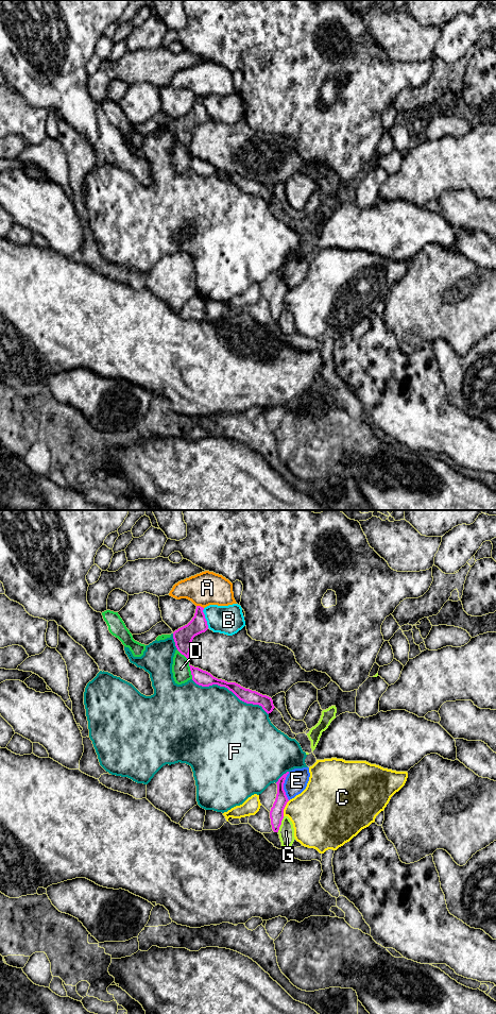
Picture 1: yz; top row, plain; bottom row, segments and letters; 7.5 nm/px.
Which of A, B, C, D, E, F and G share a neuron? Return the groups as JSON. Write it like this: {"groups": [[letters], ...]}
{"groups": [["A"], ["B"], ["C"], ["D"], ["E"], ["F"], ["G"]]}

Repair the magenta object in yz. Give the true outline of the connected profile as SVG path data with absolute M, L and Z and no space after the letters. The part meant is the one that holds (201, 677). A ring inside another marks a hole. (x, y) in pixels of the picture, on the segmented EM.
M189 663L192 680L202 687L209 687L212 685L218 685L220 687L225 687L232 691L240 700L246 704L259 705L269 714L275 708L271 697L262 695L256 691L245 689L236 682L227 682L222 679L213 677L210 673L203 671L199 667L194 667Z

